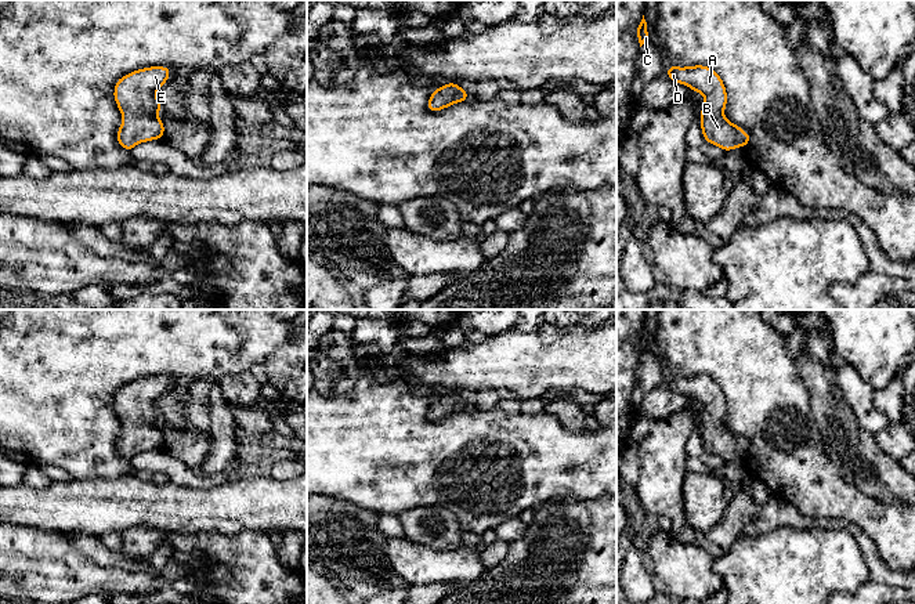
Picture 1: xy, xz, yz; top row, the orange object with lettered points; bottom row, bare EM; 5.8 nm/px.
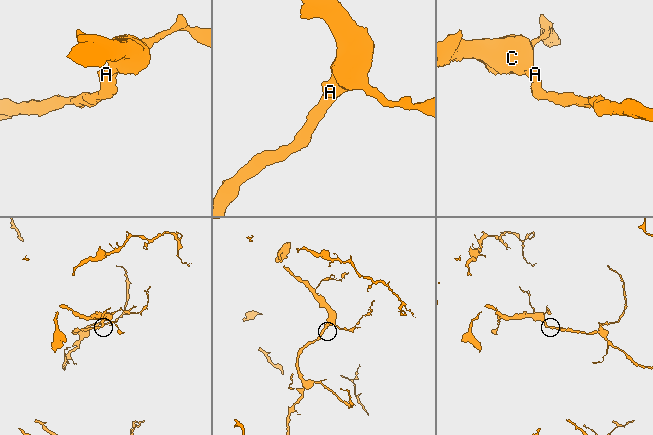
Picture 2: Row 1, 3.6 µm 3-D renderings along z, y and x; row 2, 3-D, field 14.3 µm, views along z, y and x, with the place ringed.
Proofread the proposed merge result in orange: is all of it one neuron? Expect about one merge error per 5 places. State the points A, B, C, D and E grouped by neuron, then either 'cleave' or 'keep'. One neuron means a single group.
A B C D E | keep

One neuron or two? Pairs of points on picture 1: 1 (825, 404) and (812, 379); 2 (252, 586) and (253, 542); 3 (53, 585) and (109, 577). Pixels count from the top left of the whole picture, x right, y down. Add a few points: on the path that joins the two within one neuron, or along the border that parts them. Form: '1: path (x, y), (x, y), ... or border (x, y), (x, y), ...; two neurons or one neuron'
1: path (825, 398), (817, 384); one neuron
2: path (252, 575), (252, 553); one neuron
3: path (67, 583), (75, 583), (79, 579), (96, 579); one neuron

